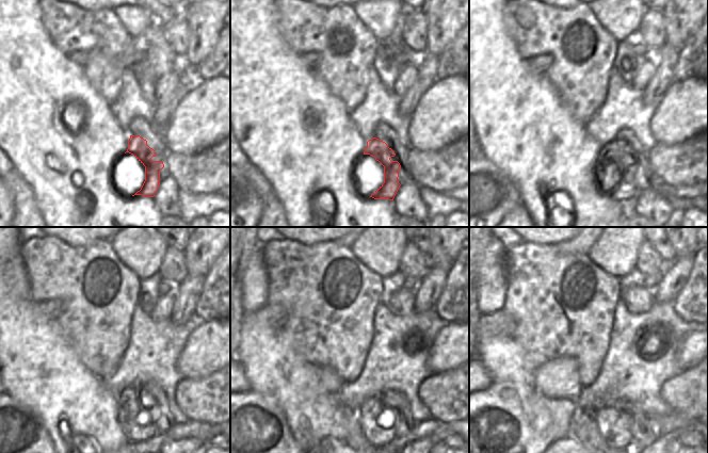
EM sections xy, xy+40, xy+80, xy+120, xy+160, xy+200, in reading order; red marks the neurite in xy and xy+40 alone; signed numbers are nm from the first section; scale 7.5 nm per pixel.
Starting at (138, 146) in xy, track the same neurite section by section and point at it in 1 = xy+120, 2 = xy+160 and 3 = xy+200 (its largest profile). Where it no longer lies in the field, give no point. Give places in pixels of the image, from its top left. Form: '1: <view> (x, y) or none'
1: xy+120 (140, 423)
2: xy+160 (379, 423)
3: xy+200 (614, 423)

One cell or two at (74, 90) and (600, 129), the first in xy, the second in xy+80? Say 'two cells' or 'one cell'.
two cells

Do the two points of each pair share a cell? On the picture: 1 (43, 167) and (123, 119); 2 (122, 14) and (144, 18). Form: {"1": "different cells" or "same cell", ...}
{"1": "different cells", "2": "same cell"}

